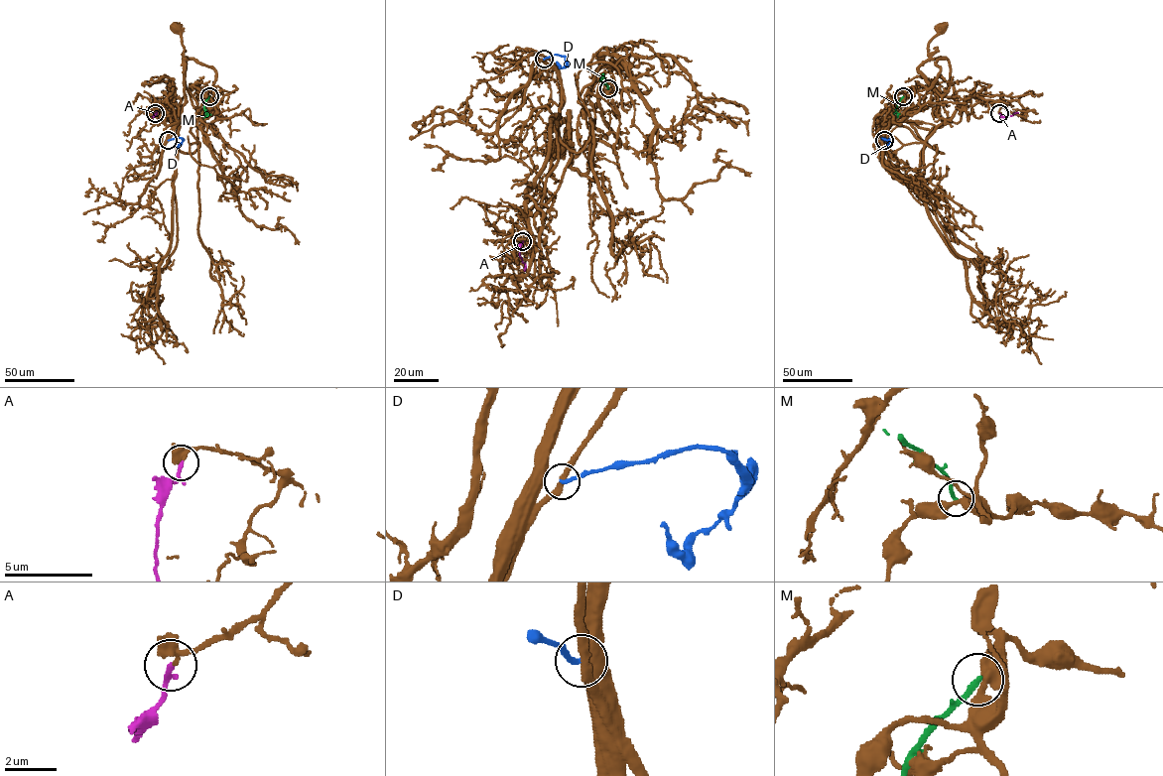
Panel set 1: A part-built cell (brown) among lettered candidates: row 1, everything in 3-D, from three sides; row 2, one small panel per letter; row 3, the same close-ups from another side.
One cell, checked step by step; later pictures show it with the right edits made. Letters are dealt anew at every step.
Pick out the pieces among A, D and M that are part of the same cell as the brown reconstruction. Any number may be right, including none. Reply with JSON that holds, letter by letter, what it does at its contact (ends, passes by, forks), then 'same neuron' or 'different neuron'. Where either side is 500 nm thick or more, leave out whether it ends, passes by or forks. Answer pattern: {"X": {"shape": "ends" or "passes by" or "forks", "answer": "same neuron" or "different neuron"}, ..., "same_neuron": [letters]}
{"A": {"shape": "passes by", "answer": "same neuron"}, "D": {"shape": "ends", "answer": "different neuron"}, "M": {"shape": "ends", "answer": "different neuron"}, "same_neuron": ["A"]}

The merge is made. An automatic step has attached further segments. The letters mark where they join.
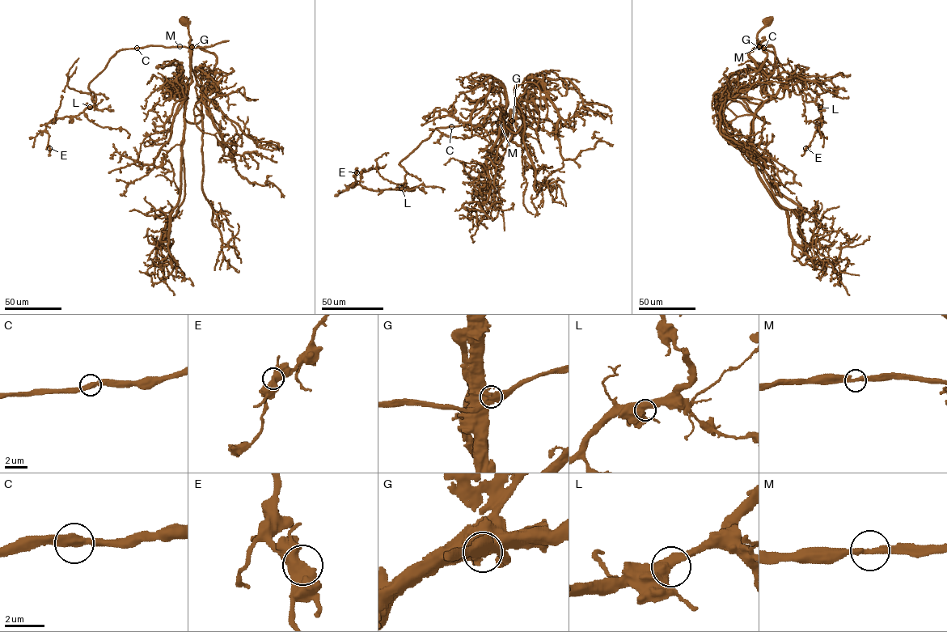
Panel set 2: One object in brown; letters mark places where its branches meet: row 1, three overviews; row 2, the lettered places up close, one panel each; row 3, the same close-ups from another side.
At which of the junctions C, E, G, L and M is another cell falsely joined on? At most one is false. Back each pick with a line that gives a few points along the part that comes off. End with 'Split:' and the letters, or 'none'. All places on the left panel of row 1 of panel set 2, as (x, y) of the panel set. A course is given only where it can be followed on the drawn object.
G: (192, 47), (147, 45), (117, 51), (89, 84), (95, 104), (78, 115), (56, 117), (46, 125), (49, 155)
Split: G

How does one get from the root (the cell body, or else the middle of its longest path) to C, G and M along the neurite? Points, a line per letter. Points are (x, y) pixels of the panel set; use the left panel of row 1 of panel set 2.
C: (183, 22), (190, 37), (190, 48), (154, 45), (137, 48)
G: (183, 22), (187, 25), (192, 47)
M: (183, 22), (187, 25), (190, 48), (179, 46)

